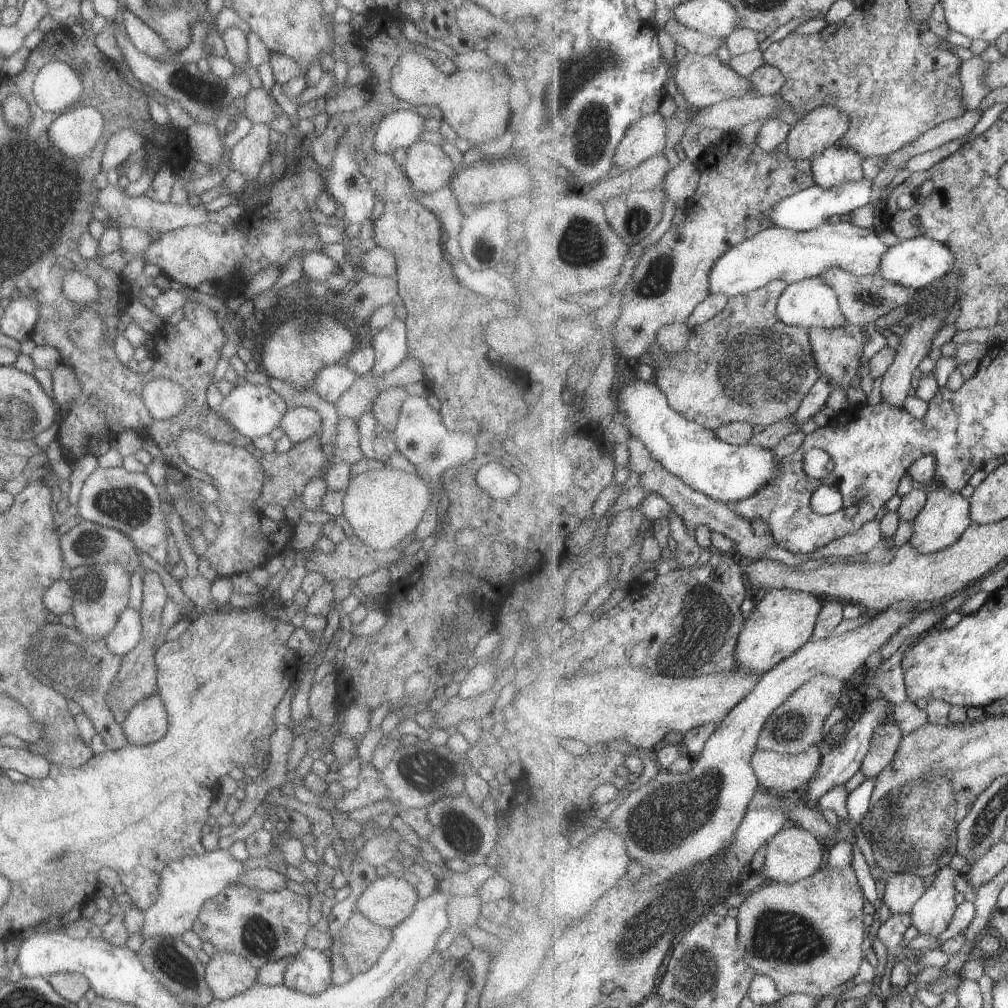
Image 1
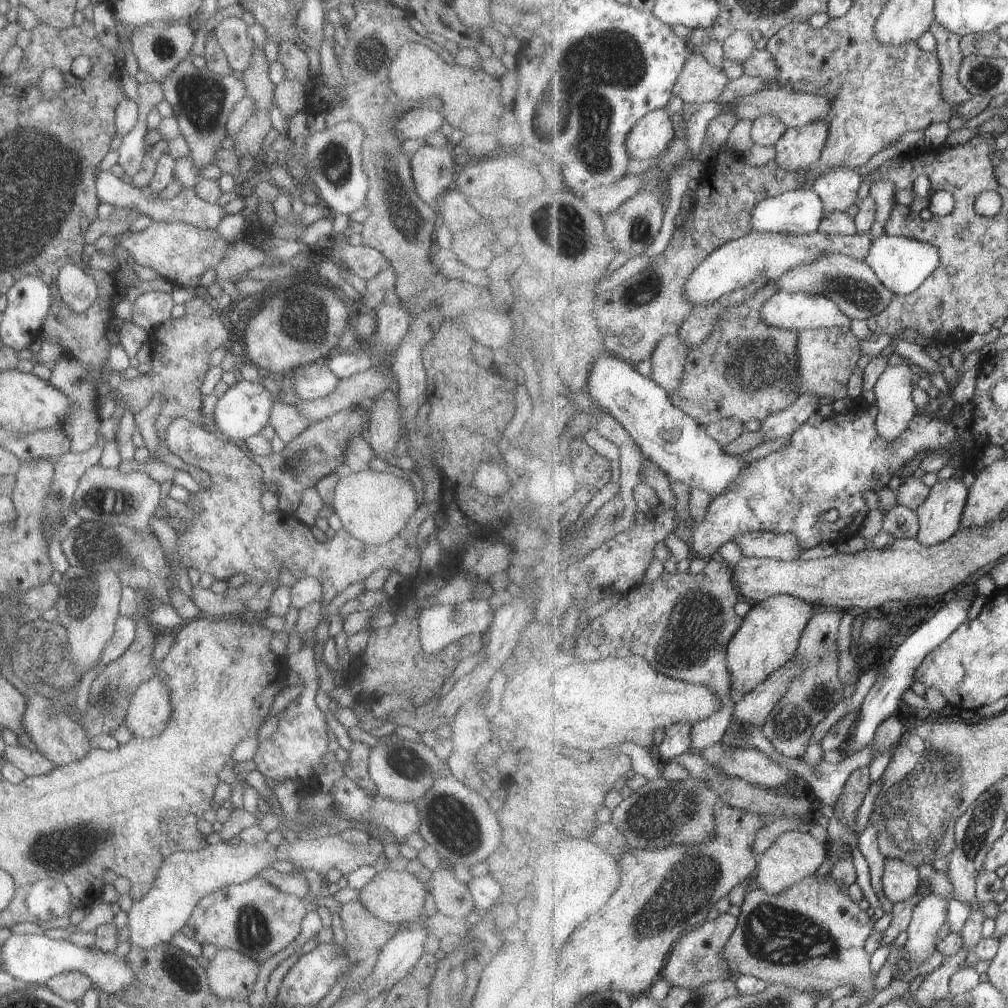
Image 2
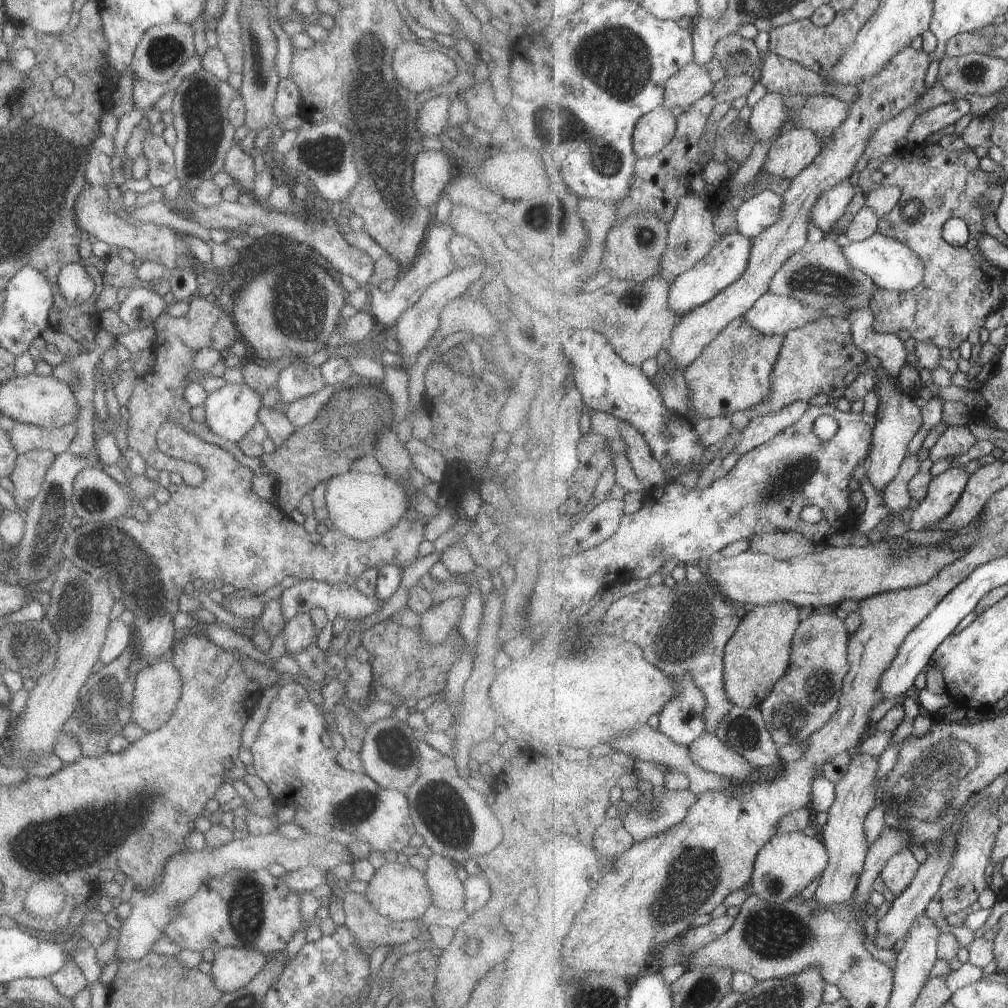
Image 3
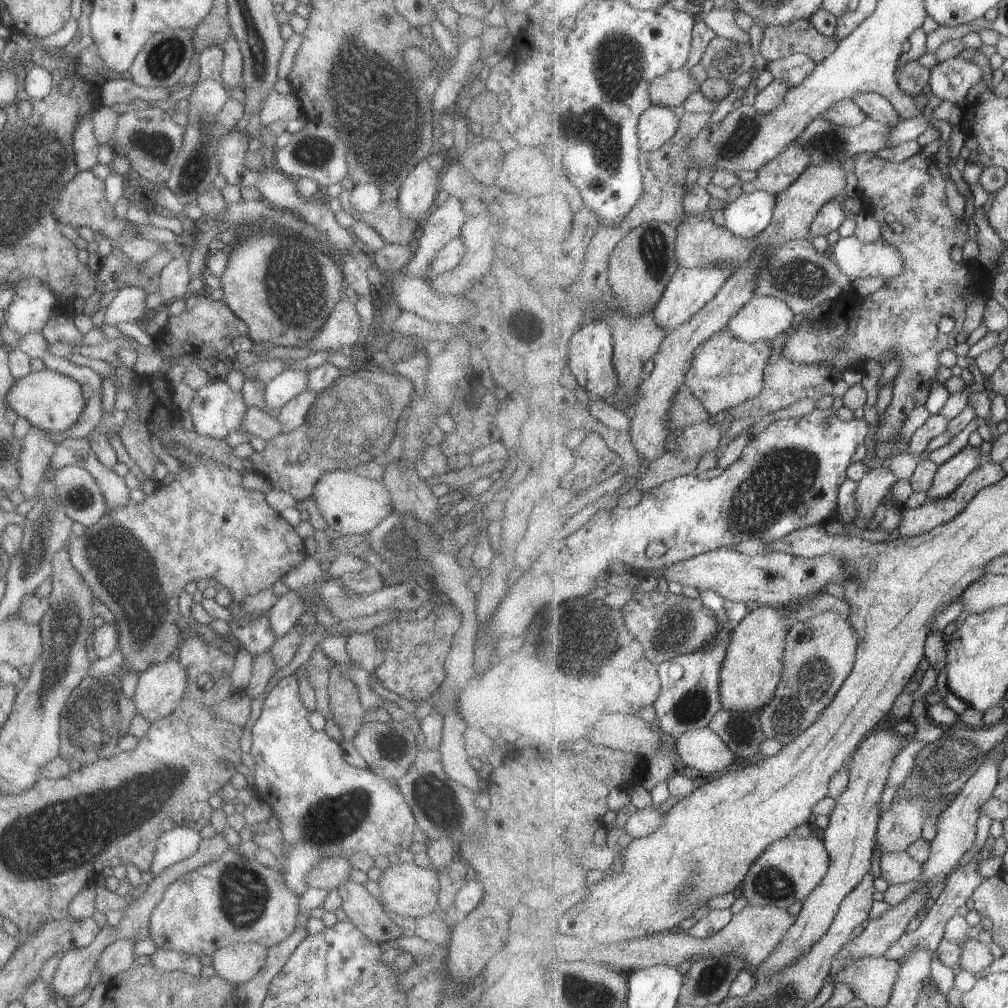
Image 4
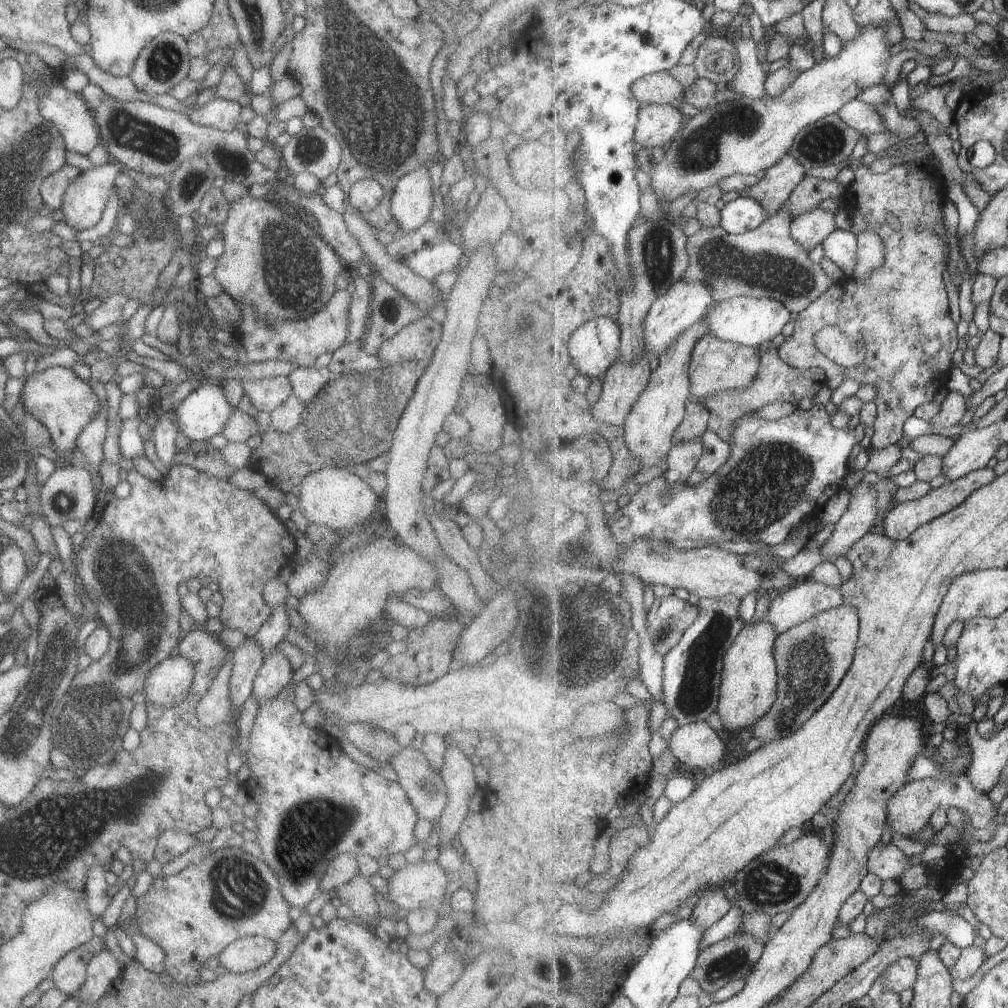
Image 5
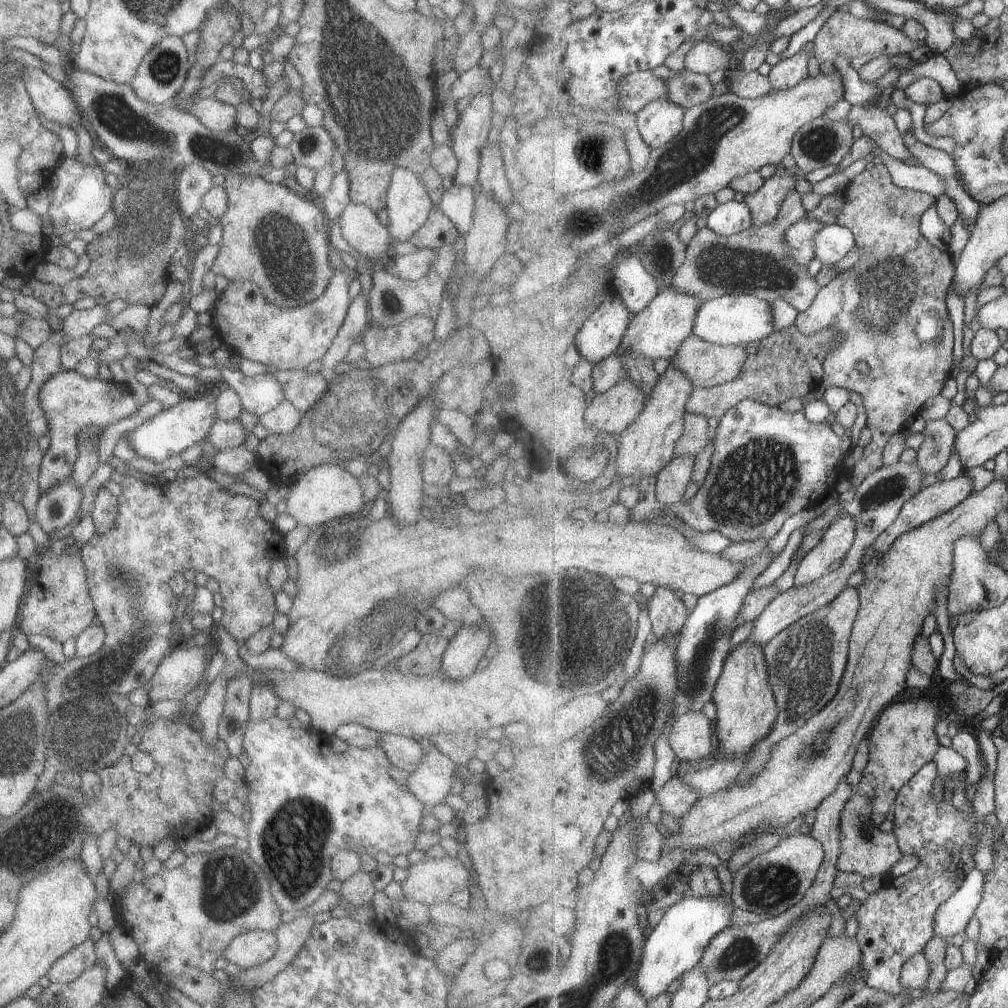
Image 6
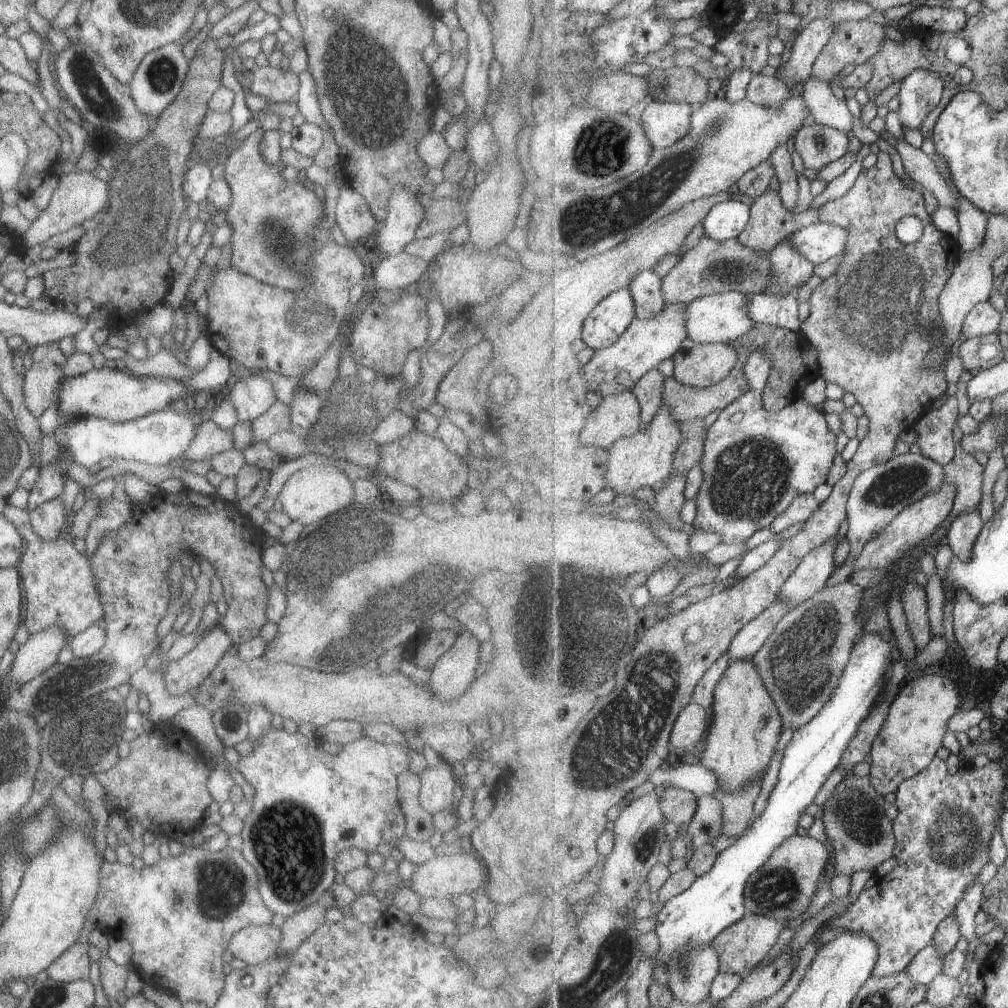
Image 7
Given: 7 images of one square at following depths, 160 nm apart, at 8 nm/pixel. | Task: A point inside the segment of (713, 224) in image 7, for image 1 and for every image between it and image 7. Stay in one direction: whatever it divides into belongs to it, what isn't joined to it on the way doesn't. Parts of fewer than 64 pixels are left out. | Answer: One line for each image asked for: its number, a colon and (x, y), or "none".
1: (809, 209)
2: (800, 212)
3: (754, 216)
4: (748, 216)
5: (743, 214)
6: (732, 217)

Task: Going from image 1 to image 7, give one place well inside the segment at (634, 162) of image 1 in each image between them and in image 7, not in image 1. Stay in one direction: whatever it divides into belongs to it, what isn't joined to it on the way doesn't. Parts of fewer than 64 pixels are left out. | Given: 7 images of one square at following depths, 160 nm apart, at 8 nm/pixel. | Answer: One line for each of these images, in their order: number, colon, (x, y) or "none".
2: (653, 134)
3: (657, 129)
4: (658, 125)
5: (658, 125)
6: (660, 121)
7: (665, 123)

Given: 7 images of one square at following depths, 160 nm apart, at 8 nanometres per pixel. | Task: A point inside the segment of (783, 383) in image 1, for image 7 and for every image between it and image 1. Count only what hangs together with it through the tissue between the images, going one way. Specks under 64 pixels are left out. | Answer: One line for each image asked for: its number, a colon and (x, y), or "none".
2: (745, 369)
3: (733, 374)
4: (726, 373)
5: (717, 365)
6: (707, 364)
7: (698, 365)

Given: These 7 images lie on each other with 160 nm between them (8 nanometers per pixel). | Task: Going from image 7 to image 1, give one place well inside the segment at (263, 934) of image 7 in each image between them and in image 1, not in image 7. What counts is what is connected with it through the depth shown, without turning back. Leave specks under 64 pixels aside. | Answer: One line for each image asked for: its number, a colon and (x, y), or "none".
1: (226, 974)
2: (229, 974)
3: (232, 967)
4: (235, 963)
5: (244, 954)
6: (249, 949)

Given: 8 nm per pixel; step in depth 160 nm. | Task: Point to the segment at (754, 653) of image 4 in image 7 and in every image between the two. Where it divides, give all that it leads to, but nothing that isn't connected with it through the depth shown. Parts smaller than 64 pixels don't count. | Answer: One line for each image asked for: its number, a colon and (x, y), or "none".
5: (749, 689)
6: (747, 706)
7: (746, 725)

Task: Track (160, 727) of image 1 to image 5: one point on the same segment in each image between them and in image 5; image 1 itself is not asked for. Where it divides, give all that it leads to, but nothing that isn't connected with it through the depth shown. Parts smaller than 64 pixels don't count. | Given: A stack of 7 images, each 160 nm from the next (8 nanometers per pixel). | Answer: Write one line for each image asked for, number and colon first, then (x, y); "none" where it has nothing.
2: (147, 713)
3: (156, 687)
4: (159, 688)
5: (166, 684)

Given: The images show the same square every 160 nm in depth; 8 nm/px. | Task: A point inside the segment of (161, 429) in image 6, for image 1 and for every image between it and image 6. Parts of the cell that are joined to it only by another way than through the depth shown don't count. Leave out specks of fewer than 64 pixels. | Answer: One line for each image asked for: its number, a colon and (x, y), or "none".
1: (251, 410)
2: (243, 409)
3: (229, 412)
4: (216, 411)
5: (203, 413)

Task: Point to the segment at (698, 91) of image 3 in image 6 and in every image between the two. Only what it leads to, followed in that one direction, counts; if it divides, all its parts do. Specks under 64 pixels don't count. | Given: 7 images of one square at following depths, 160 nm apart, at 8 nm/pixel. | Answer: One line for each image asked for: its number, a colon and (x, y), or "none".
4: (672, 89)
5: (661, 88)
6: (637, 90)

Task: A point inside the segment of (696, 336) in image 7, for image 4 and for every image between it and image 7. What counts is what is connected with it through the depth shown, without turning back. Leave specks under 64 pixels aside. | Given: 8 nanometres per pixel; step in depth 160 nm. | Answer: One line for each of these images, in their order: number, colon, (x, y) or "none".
4: (764, 318)
5: (750, 321)
6: (731, 319)

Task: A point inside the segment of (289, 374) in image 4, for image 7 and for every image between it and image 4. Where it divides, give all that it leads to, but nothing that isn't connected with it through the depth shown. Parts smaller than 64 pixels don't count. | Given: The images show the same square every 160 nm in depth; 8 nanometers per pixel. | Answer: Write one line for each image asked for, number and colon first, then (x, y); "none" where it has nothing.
5: (265, 394)
6: (258, 394)
7: (252, 395)

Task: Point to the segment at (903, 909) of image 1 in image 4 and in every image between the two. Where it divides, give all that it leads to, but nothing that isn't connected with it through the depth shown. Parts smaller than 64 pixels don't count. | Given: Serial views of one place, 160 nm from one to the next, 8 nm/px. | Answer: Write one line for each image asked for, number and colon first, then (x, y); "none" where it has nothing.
2: (901, 880)
3: (902, 869)
4: (896, 868)

